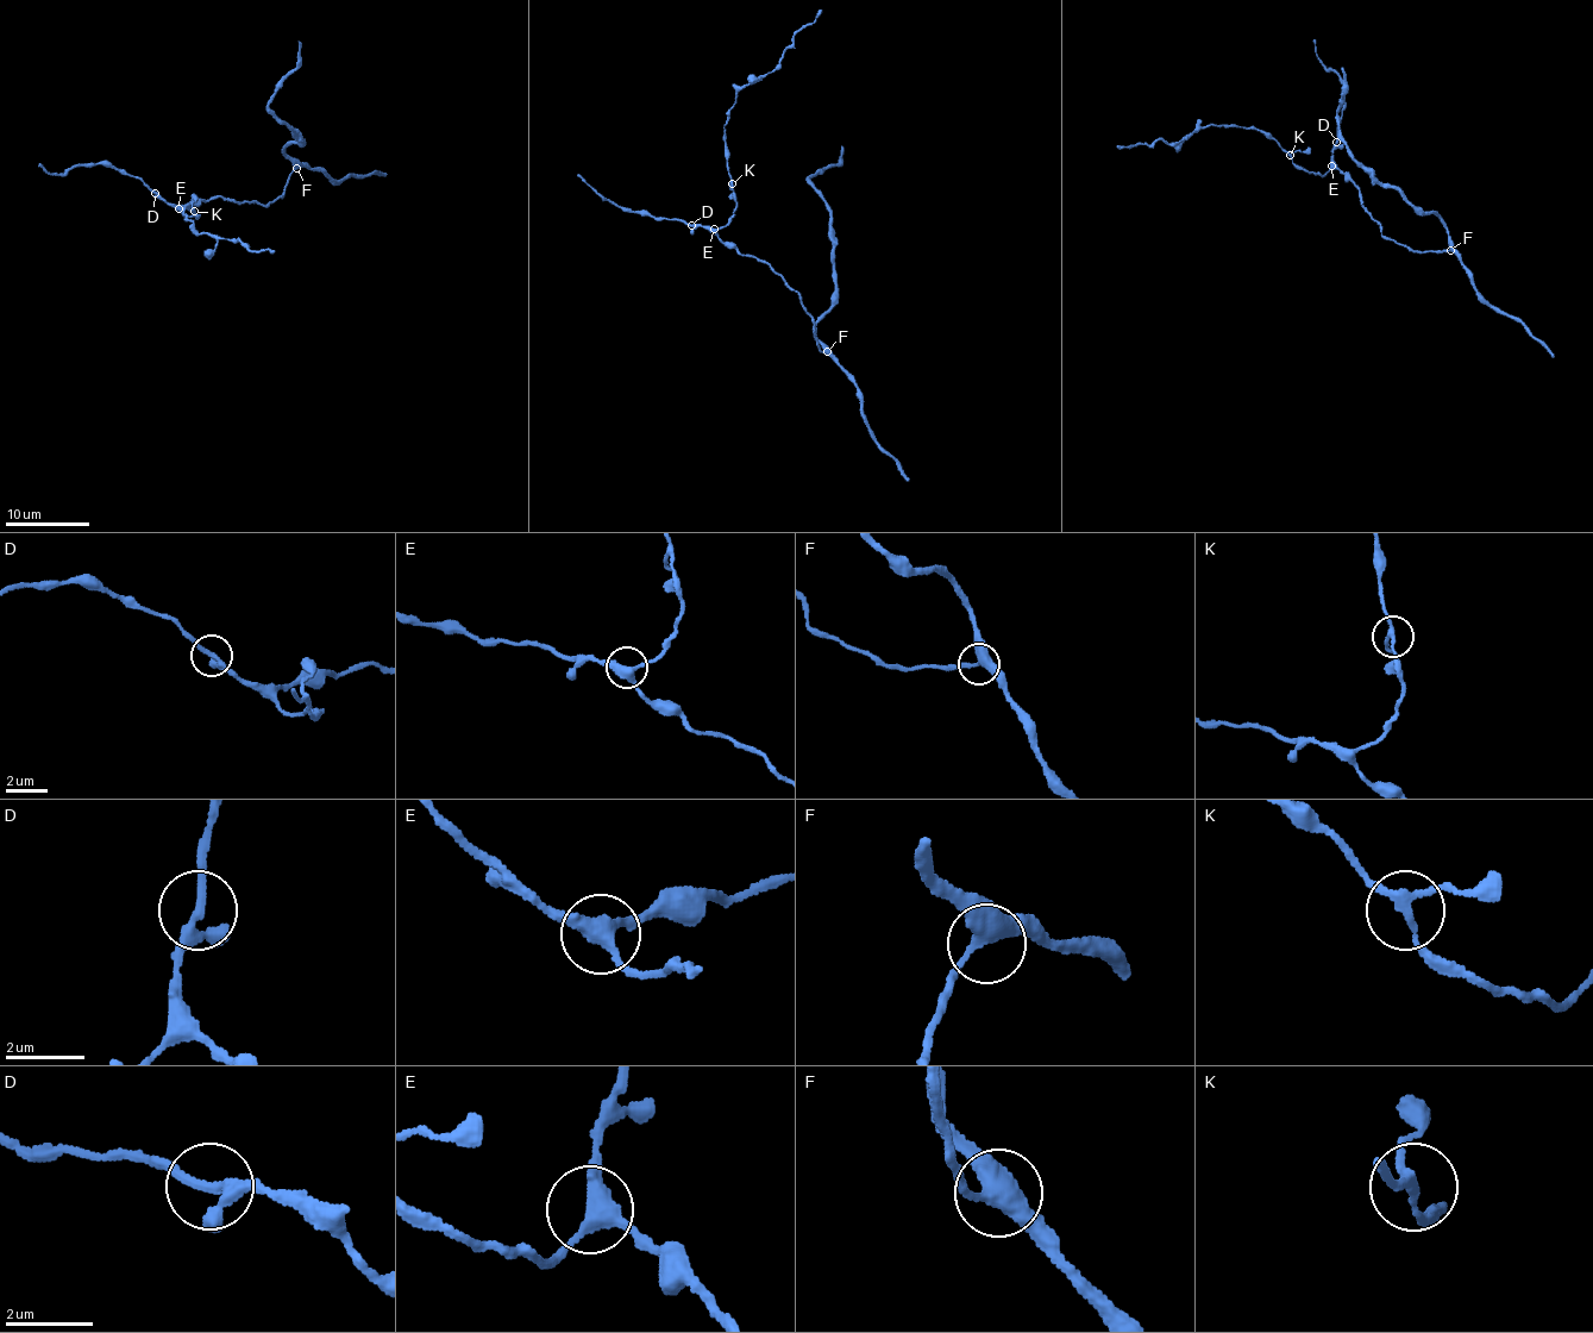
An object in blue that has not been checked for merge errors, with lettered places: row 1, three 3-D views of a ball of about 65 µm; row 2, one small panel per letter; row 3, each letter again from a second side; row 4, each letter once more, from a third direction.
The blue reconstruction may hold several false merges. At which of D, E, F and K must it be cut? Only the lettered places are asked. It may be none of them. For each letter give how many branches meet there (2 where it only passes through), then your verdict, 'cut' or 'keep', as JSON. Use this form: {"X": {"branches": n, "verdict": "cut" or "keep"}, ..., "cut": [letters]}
{"D": {"branches": 3, "verdict": "keep"}, "E": {"branches": 3, "verdict": "keep"}, "F": {"branches": 3, "verdict": "keep"}, "K": {"branches": 3, "verdict": "keep"}, "cut": []}

